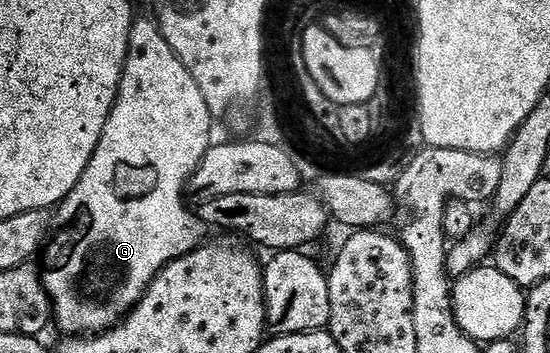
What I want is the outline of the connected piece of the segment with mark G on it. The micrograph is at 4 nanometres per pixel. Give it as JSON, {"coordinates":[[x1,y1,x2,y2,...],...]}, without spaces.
{"coordinates":[[148,19,148,21,133,20,130,43,128,44,128,61,124,65,124,74,120,80,120,94,116,96,112,114,102,131,102,139,95,151,92,152,92,158,86,171,82,171,82,179,78,179,74,191,70,191,70,195,66,195,66,199,61,201,55,210,57,213,56,217,54,213,54,228,47,238,46,248,42,253,44,265,48,268,42,273,44,291,48,294,48,300,52,306,54,325,57,325,64,335,107,333,109,329,113,329,128,316,129,311,143,299,144,292,148,290,153,279,170,262,178,260,179,257,185,257,190,251,205,244,206,226,193,210,192,213,188,210,189,202,186,200,186,190,190,171,198,167,198,163,206,155,209,144,213,140,212,124,214,124,212,112,210,107,206,107,206,99,202,99,202,91,198,91,198,83,194,83,194,75,190,75,190,71,186,71,186,67,180,62,178,55,174,55,170,43,166,43,166,39,162,35,160,26,152,19]]}

